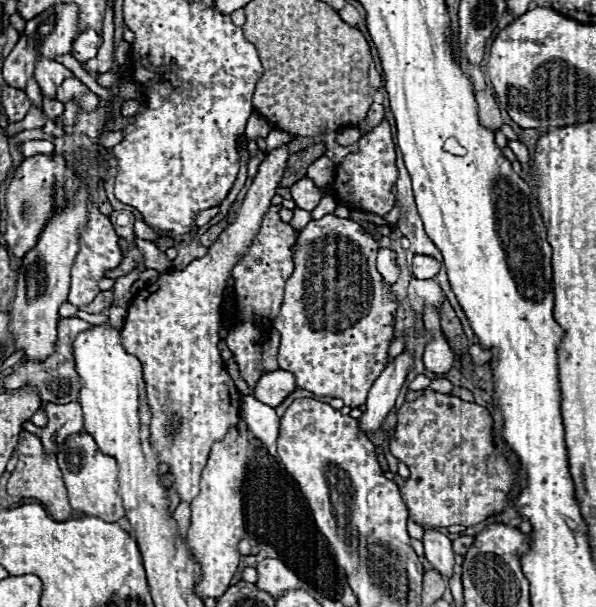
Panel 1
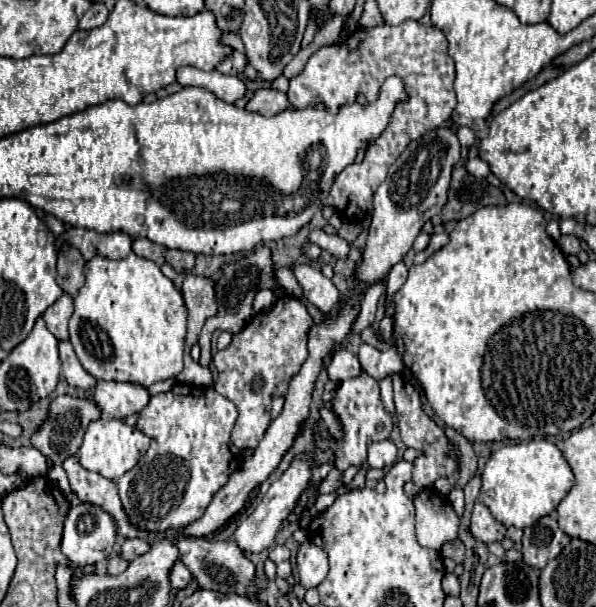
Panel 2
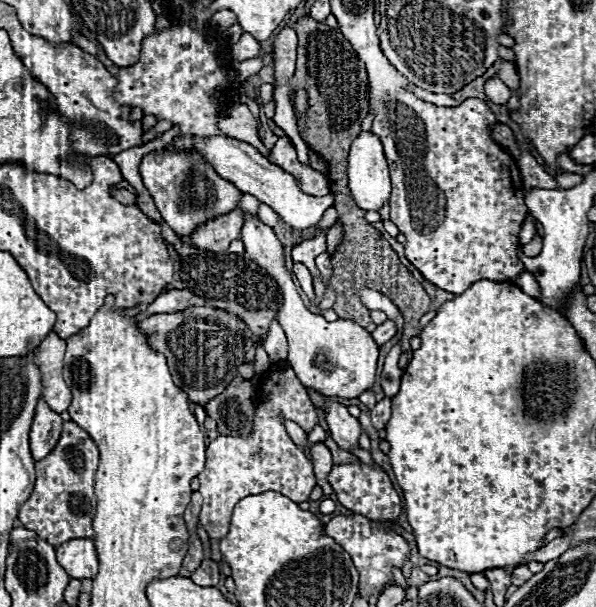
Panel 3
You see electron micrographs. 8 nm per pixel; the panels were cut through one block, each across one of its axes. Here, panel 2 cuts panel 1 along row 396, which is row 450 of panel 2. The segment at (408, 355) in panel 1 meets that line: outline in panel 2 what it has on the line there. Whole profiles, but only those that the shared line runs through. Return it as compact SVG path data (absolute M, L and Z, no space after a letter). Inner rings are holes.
M382 440L382 442L374 442L368 448L368 458L366 464L368 468L390 468L396 462L396 446L392 440Z

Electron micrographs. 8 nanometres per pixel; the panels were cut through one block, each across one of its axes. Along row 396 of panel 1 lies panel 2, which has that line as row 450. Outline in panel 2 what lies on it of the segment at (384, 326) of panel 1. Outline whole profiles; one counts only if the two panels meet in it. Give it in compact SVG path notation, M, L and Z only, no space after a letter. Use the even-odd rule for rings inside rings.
M366 372L338 384L336 394L334 394L334 414L338 416L338 420L342 424L344 438L342 438L342 442L336 442L336 440L320 442L320 446L330 448L336 454L334 464L336 464L338 470L346 470L350 466L358 466L358 464L366 462L368 444L386 440L392 432L392 416L384 410L384 406L380 402L378 382L372 376L368 376Z

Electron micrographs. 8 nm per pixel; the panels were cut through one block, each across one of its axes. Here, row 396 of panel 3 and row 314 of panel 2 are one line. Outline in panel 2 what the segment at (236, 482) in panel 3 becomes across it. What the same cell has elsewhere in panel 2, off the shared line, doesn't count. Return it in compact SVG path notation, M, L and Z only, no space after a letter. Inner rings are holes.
M280 296L272 310L256 314L242 332L234 334L228 348L218 350L212 362L218 370L214 390L238 408L238 420L232 430L236 448L256 448L270 424L270 404L274 396L286 396L290 380L300 372L308 358L308 330L314 326L306 306L290 296Z

